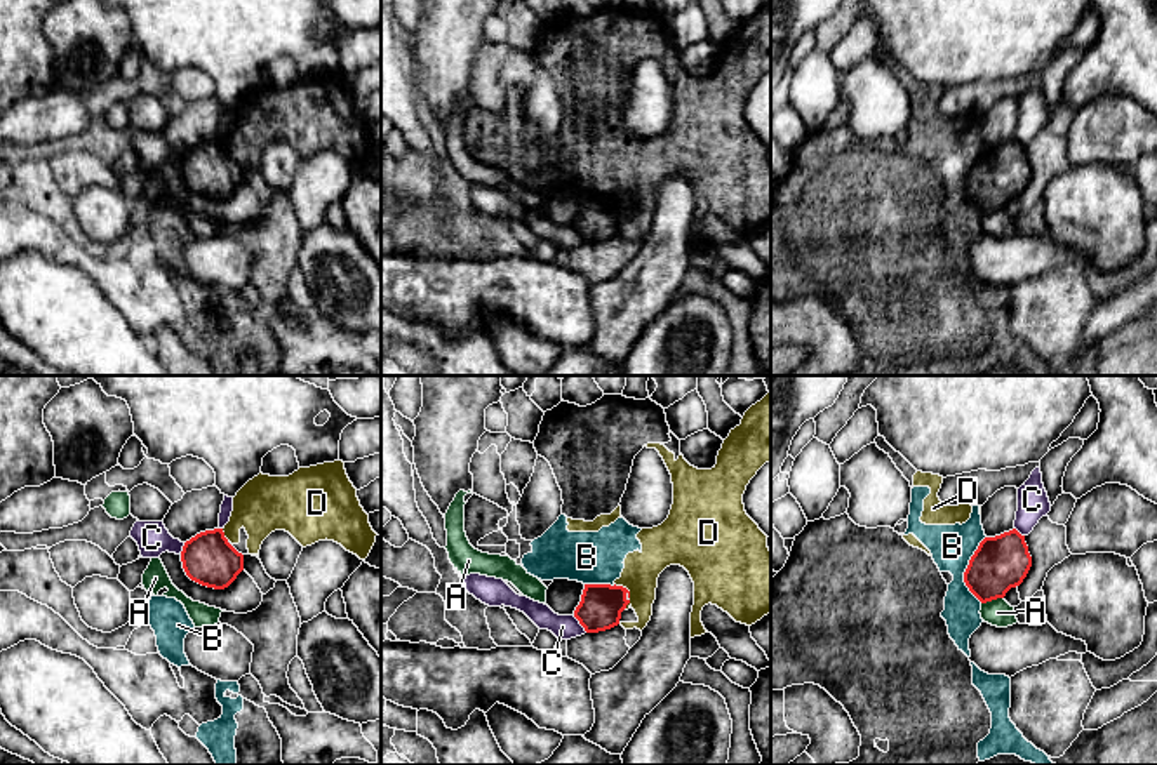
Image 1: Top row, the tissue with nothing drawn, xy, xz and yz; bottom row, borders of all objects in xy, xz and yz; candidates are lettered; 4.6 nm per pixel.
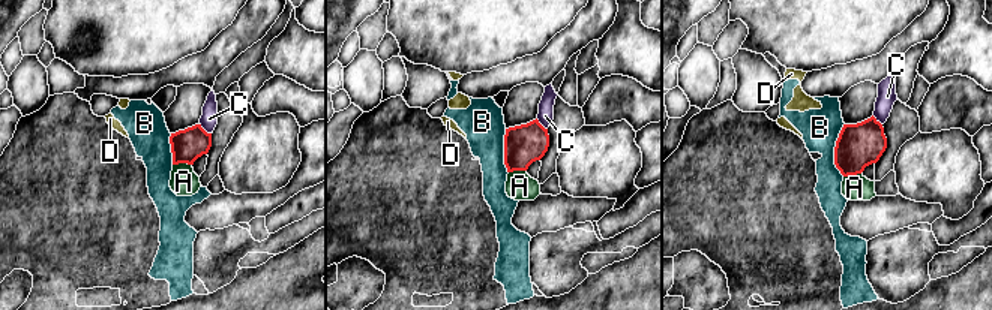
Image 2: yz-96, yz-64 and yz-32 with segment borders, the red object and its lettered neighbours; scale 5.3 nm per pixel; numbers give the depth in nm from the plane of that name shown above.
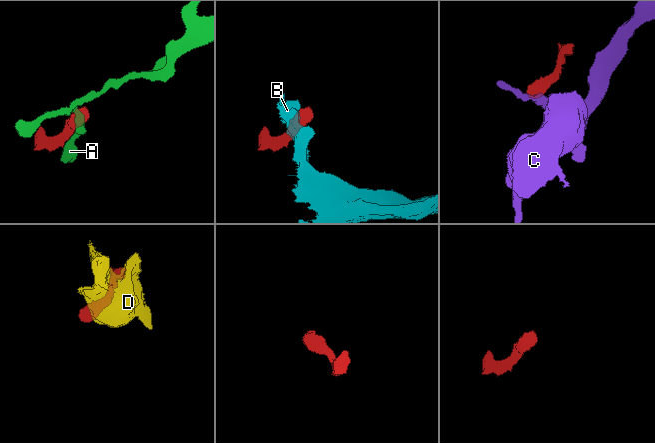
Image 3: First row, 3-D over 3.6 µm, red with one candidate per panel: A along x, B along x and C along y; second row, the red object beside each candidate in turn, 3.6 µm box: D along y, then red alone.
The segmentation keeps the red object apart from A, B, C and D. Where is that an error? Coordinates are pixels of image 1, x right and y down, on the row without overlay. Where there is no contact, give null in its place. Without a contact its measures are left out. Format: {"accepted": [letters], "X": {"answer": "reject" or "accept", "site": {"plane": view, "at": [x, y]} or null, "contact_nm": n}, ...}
{"accepted": [], "A": {"answer": "reject", "site": {"plane": "yz", "at": [992, 209]}, "contact_nm": 110}, "B": {"answer": "reject", "site": {"plane": "yz", "at": [966, 179]}, "contact_nm": 320}, "C": {"answer": "reject", "site": {"plane": "xz", "at": [580, 233]}, "contact_nm": 100}, "D": {"answer": "reject", "site": {"plane": "xz", "at": [625, 199]}, "contact_nm": 100}}

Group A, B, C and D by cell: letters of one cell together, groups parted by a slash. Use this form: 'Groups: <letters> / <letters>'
Groups: A / B D / C

